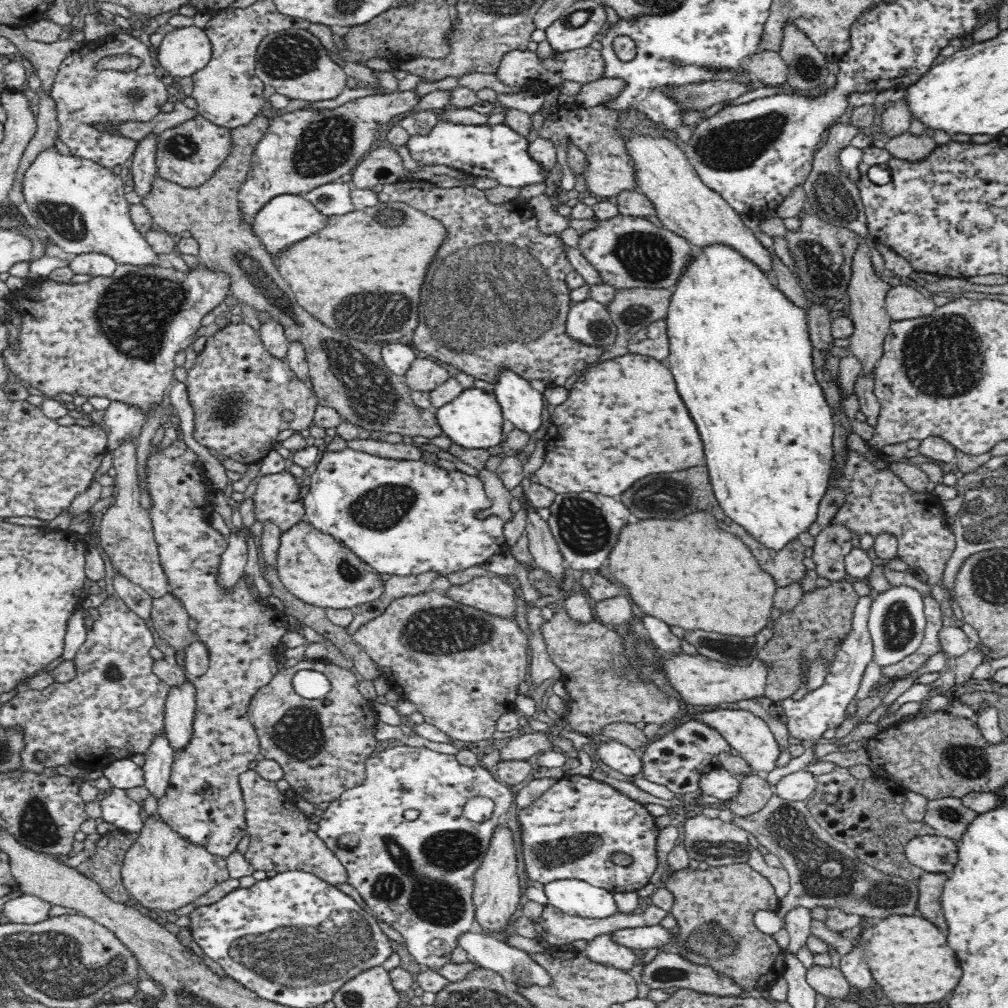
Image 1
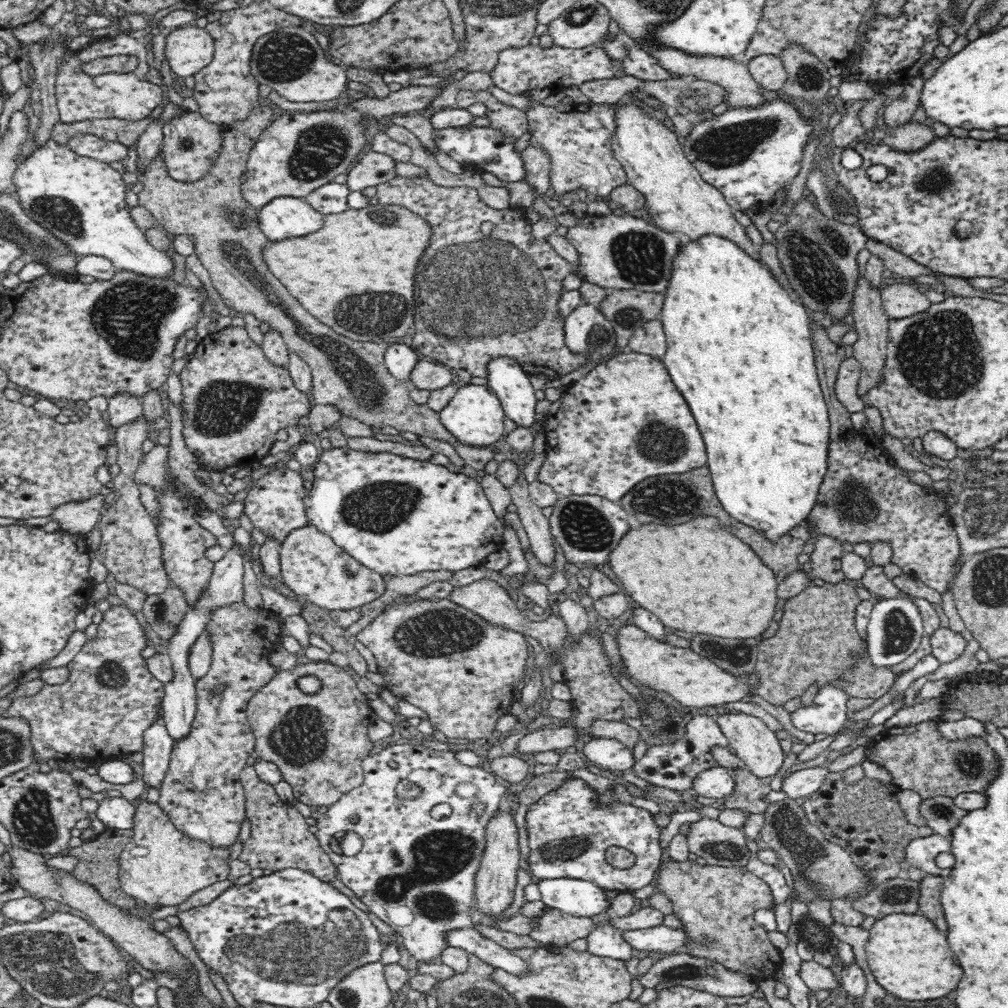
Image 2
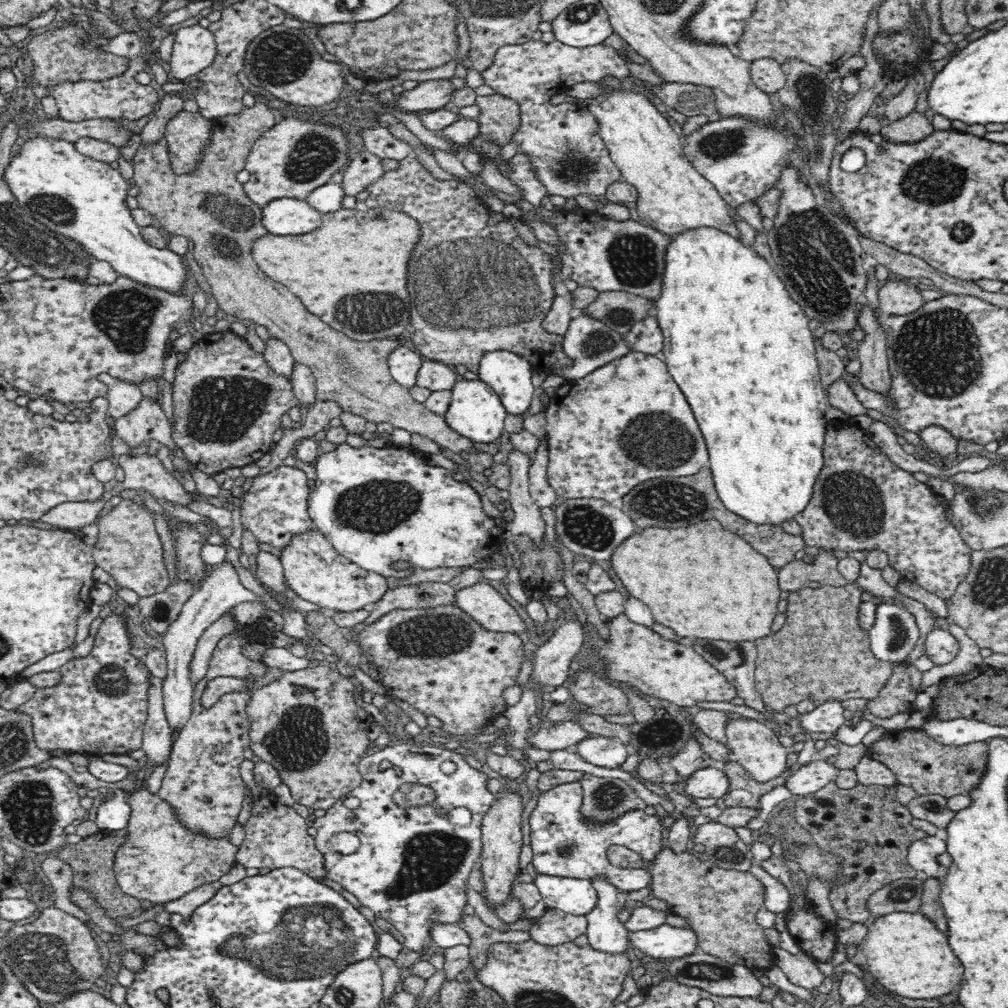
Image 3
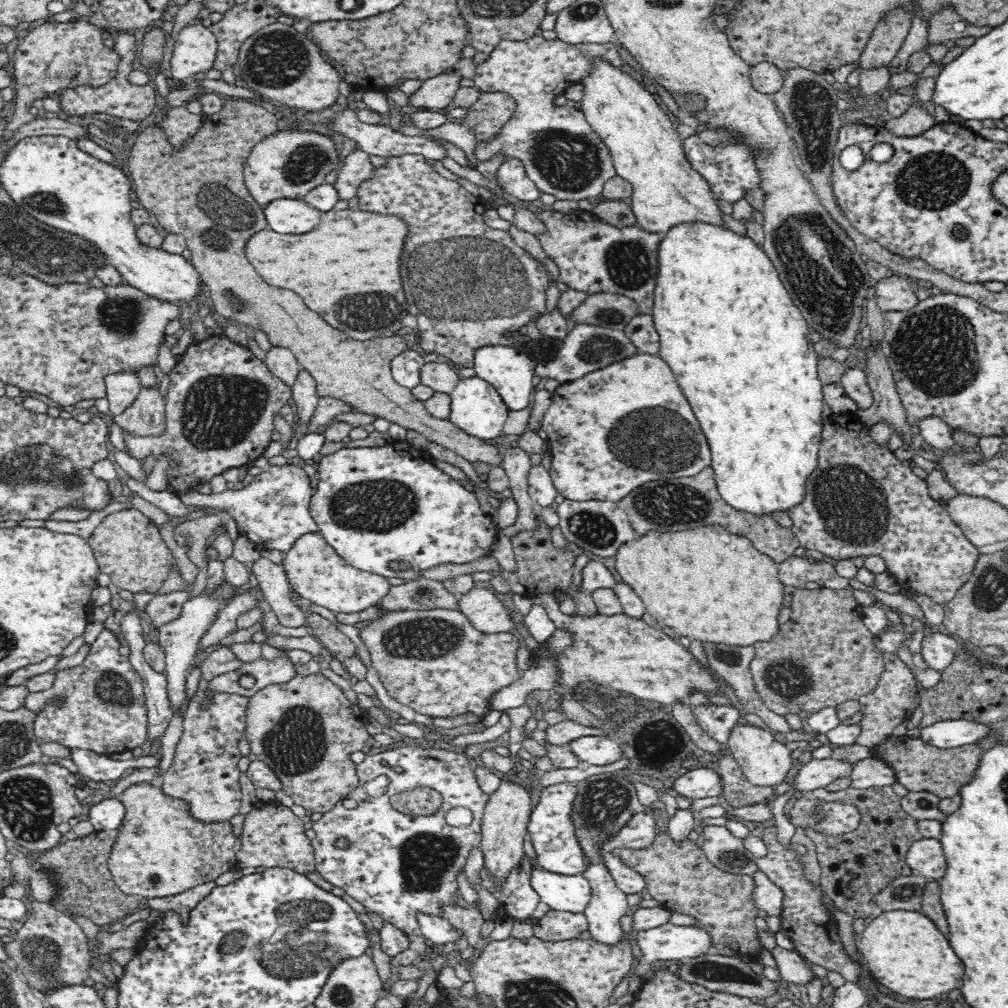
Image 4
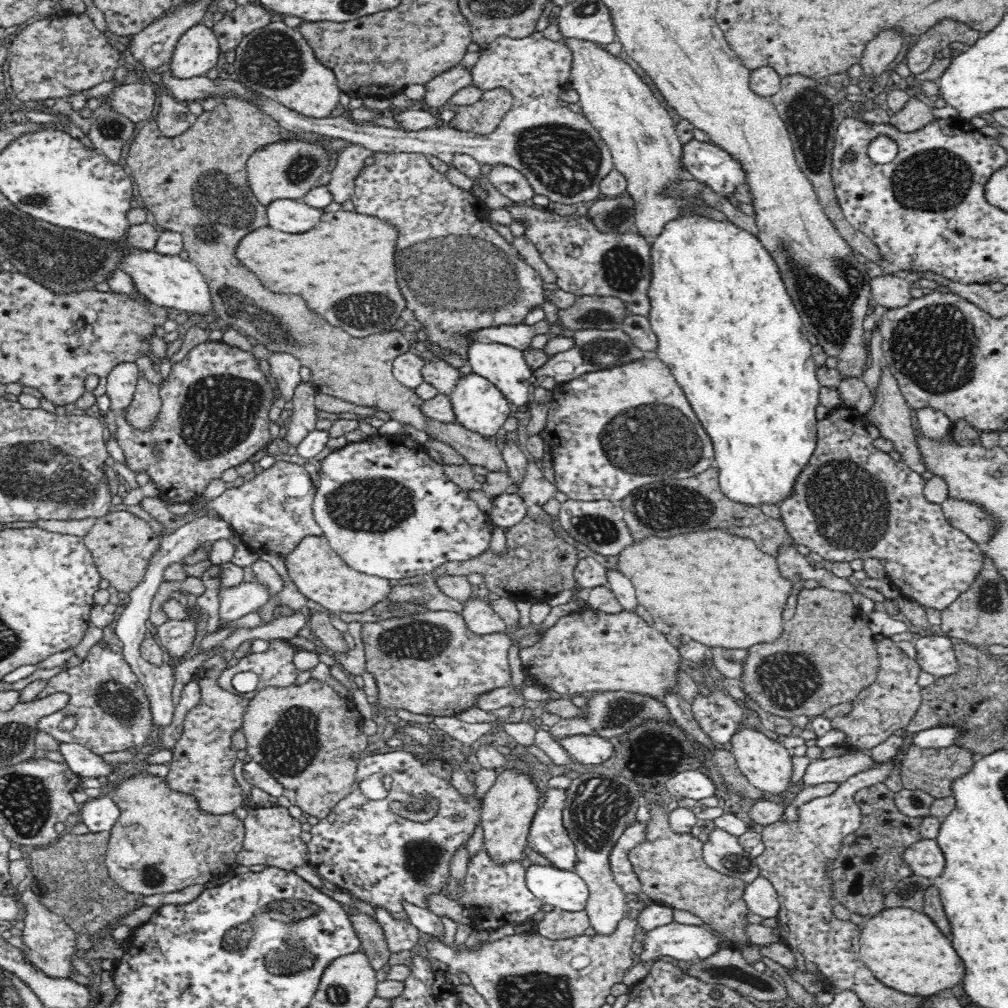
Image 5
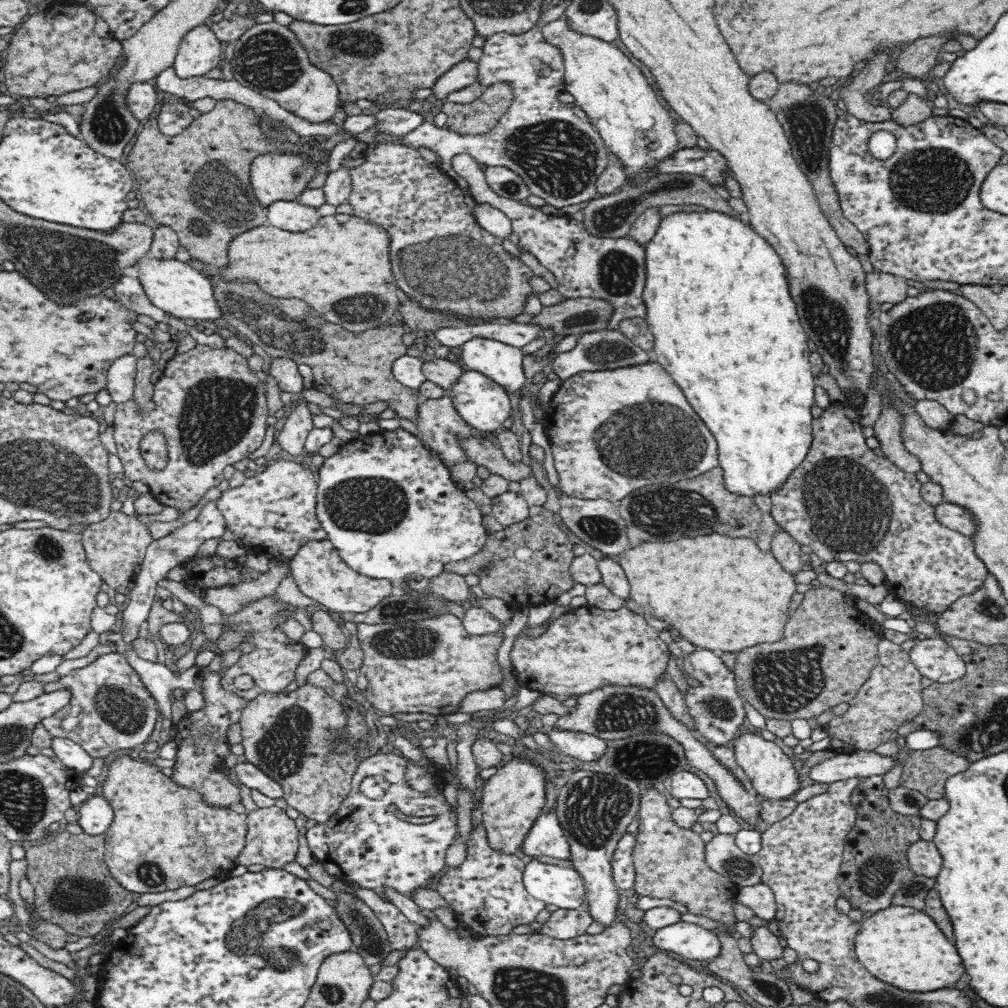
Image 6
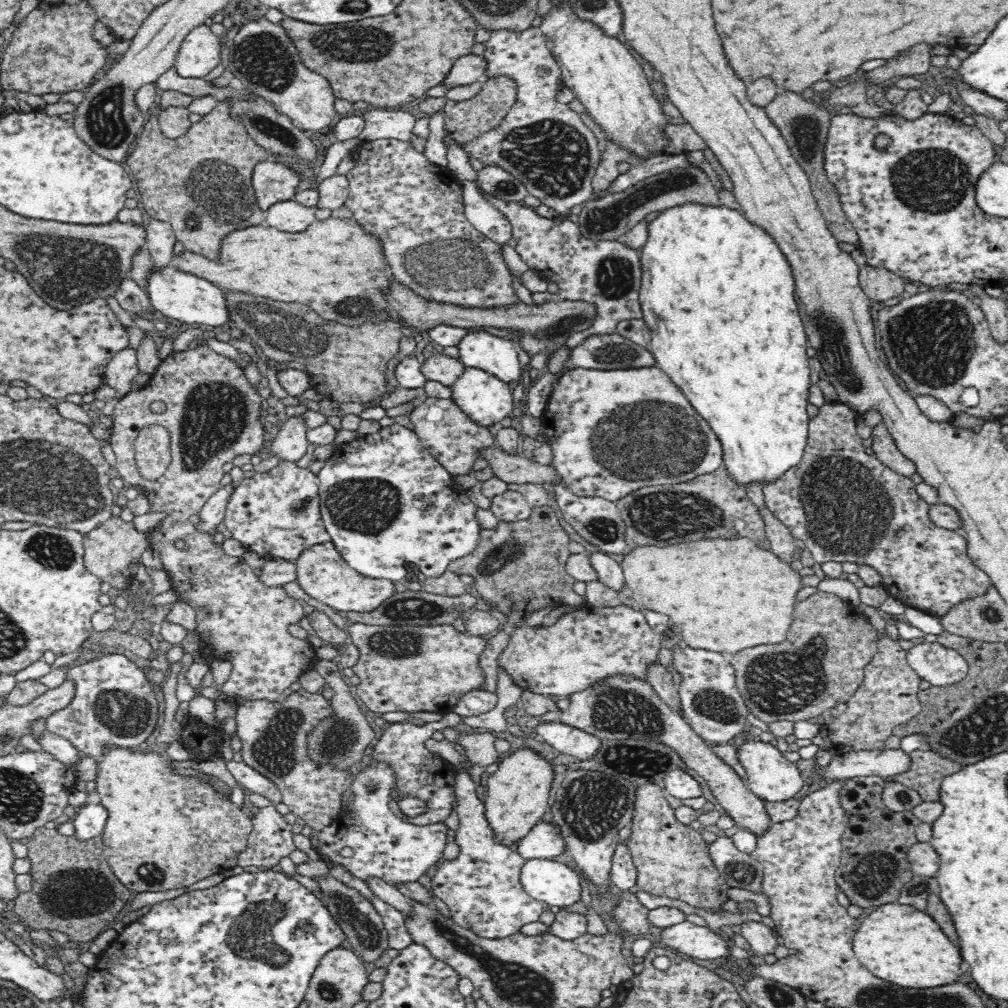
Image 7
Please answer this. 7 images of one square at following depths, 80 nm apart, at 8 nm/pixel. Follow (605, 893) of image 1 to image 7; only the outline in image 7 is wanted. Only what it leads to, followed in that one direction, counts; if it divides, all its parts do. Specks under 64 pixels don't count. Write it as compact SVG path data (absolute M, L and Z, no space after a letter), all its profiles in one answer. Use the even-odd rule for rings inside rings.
M532 858L525 860L519 874L524 891L535 901L546 902L547 905L568 907L581 900L580 877L572 867L565 863L548 858Z

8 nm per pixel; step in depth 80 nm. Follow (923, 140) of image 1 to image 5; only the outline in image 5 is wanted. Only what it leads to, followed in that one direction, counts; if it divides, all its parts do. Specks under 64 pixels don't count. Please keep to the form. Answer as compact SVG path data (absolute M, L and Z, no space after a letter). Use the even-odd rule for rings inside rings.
M916 95L910 96L908 102L898 112L891 112L889 115L889 123L900 132L920 130L924 124L932 122L932 120L934 120L934 116L931 108Z

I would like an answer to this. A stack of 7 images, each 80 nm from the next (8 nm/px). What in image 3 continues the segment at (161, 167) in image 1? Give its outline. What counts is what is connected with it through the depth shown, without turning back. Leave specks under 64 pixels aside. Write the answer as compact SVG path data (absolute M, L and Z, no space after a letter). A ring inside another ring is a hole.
M180 109L166 124L165 140L174 172L194 170L200 150L210 144L212 125L202 113Z

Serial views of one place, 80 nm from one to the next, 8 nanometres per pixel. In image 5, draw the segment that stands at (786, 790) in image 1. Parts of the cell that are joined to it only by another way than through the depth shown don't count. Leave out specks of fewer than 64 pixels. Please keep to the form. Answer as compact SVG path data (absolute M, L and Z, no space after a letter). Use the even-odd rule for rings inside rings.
M866 751L841 755L839 758L812 760L803 780L808 787L828 782L840 784L860 772L874 770L880 764L882 763L873 760L870 753Z

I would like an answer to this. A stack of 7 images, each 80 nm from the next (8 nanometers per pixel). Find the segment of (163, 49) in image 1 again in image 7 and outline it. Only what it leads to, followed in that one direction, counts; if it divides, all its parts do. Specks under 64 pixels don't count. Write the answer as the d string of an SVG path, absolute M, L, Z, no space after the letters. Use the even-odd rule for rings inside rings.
M207 25L193 28L181 42L174 68L183 78L202 79L210 74L220 59L220 36Z

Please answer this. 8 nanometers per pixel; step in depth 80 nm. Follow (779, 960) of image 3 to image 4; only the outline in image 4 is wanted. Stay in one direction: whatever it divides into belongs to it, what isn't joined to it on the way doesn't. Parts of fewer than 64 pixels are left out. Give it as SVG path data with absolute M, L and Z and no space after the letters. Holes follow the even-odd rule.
M776 945L770 952L777 962L779 974L787 982L806 984L814 978L812 970L806 966L803 956L795 950L786 950Z

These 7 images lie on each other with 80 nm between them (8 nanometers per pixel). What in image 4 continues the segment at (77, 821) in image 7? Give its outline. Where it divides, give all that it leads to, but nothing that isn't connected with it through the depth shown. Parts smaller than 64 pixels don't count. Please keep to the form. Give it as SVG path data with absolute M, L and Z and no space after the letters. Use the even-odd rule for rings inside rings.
M117 797L98 801L97 804L87 806L86 810L83 818L90 822L94 831L118 829L125 816L124 805Z

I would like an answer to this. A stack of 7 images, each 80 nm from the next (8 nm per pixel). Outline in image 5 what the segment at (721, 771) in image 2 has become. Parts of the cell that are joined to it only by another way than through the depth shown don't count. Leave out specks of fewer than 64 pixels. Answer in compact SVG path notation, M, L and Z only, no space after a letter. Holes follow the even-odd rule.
M686 770L670 778L665 784L670 795L674 795L677 800L690 798L700 801L715 796L712 780L706 778L702 772L696 772L696 770Z

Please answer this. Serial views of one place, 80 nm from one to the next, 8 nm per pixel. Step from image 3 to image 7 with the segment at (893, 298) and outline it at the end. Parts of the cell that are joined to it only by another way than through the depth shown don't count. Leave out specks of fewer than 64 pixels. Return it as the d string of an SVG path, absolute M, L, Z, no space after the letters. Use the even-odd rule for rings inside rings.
M865 264L859 267L859 286L871 301L887 301L905 293L906 280L882 267Z

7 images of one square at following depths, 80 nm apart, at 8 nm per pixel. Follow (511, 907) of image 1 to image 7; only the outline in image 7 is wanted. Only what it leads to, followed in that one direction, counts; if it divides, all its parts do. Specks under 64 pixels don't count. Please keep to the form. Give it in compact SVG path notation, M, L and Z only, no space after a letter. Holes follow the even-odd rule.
M526 746L518 748L497 764L496 773L484 781L488 790L481 797L486 819L494 829L494 837L502 844L514 844L527 836L548 810L549 794L555 778L554 758L546 748L542 752L537 751Z

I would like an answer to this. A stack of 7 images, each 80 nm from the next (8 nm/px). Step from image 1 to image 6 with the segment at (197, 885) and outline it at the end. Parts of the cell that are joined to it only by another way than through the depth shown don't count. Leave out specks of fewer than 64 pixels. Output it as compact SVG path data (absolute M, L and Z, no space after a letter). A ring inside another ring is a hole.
M138 754L122 755L110 762L103 770L103 775L99 779L99 787L102 788L102 798L104 798L112 809L114 809L114 819L110 824L105 834L105 852L104 860L111 870L113 877L119 884L130 893L160 893L168 890L177 890L182 886L195 886L206 878L220 877L221 875L228 874L238 864L238 855L245 847L246 834L248 832L248 816L244 813L236 813L231 807L228 806L214 806L213 804L204 801L204 795L195 789L180 786L174 782L170 776L166 776L163 768L155 766L152 762L148 762L145 758L140 760Z

